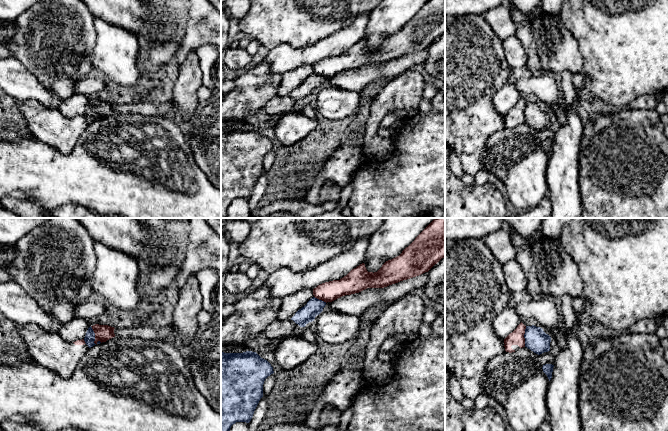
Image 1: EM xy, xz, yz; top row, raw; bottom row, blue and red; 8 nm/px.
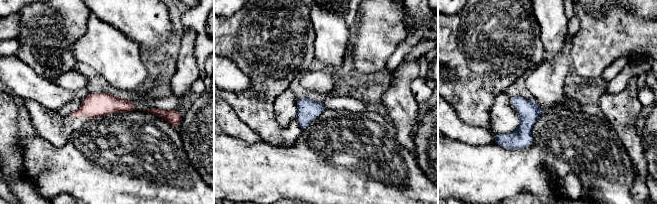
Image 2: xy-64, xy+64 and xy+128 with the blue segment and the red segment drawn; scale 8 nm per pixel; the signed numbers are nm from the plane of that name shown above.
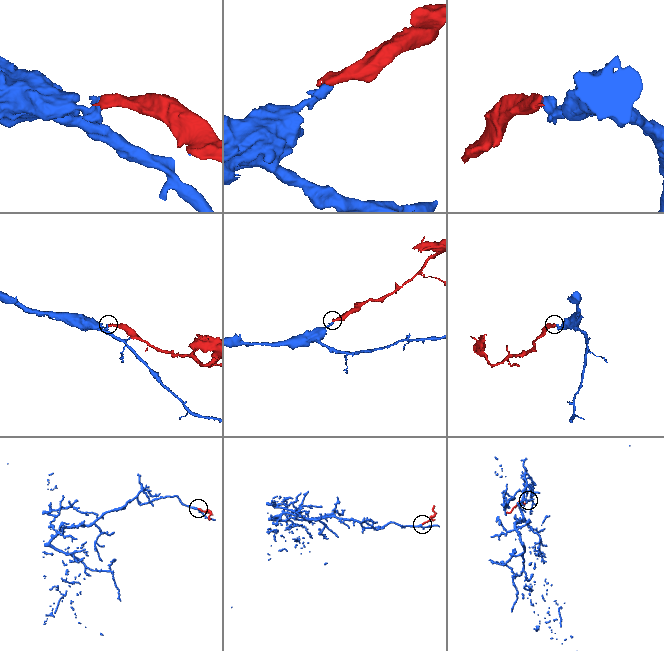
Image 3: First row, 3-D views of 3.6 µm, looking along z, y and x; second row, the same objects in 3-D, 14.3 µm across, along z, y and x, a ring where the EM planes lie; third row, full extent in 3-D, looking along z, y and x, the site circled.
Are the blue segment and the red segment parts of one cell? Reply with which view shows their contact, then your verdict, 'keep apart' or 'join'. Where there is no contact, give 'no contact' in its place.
xy | keep apart

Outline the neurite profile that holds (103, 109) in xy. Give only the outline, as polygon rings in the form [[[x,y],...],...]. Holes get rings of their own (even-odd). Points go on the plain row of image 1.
[[[95,100],[91,103],[95,109],[95,117],[94,117],[95,120],[97,120],[98,117],[102,119],[115,113],[114,103],[108,101],[99,101],[99,100]]]

